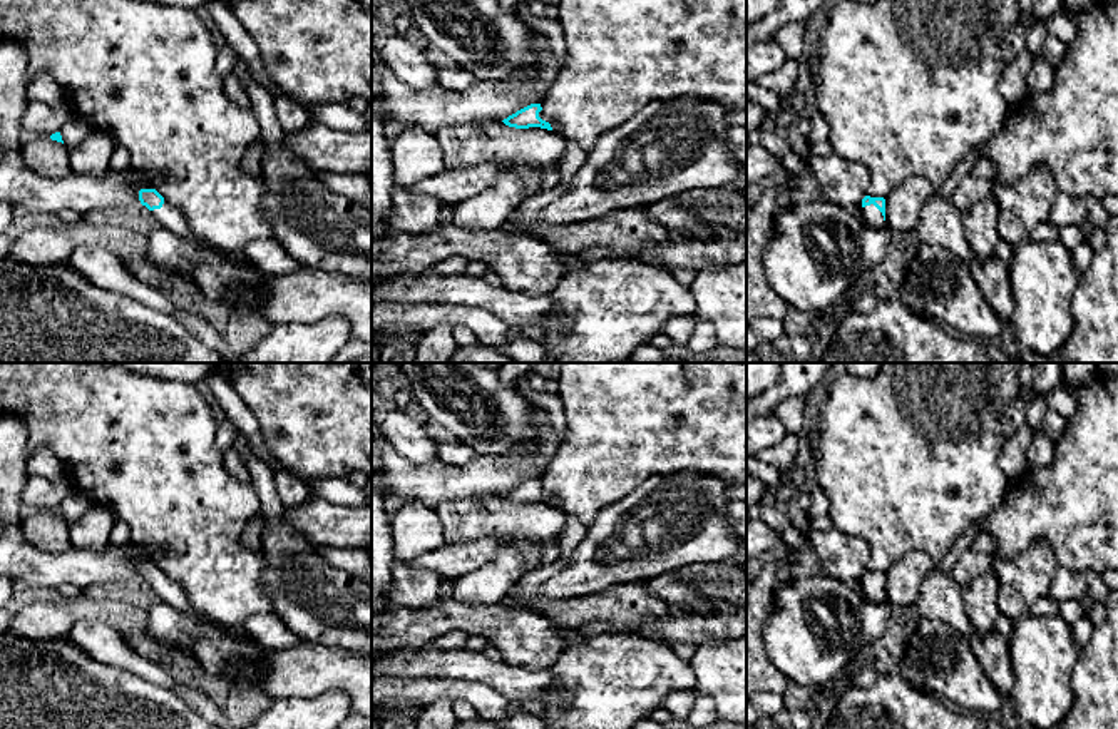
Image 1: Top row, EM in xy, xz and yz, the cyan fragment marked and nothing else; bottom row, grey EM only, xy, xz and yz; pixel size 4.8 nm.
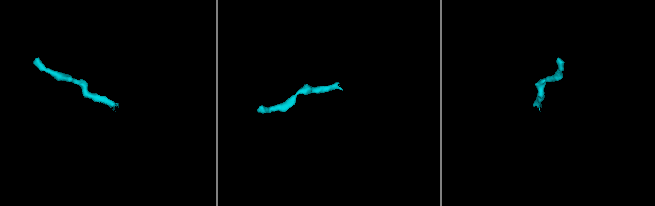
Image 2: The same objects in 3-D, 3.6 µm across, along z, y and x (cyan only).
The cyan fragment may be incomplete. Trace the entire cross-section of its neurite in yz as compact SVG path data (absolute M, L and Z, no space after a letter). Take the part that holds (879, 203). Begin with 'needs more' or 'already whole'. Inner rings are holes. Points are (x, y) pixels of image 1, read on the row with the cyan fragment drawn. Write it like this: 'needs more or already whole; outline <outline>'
needs more; outline M865 196L862 199L862 207L859 211L859 216L870 229L875 229L875 231L884 229L887 226L885 199Z

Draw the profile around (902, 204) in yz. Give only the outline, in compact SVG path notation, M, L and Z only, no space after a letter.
M922 174L900 182L885 197L885 224L892 231L914 231L922 206L934 196L934 187Z

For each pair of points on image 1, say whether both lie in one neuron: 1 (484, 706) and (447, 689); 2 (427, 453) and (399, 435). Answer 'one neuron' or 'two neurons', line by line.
1: one neuron
2: one neuron

